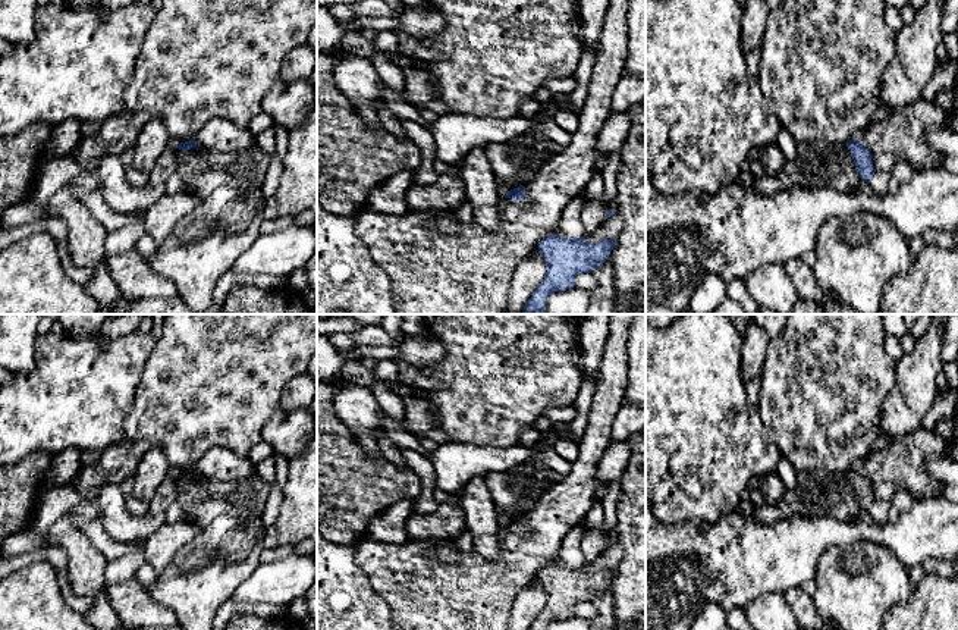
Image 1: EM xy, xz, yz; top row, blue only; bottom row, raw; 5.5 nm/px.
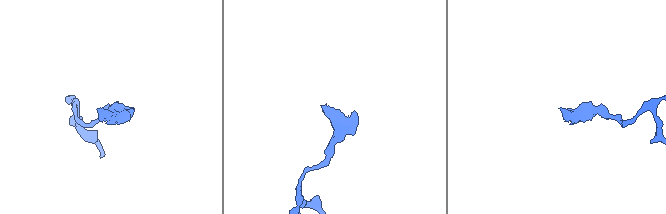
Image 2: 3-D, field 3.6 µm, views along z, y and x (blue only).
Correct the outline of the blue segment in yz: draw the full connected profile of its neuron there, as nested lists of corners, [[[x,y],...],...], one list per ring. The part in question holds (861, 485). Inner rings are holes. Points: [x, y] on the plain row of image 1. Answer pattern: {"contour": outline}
{"contour": [[[849,468],[844,473],[801,471],[794,488],[786,488],[778,504],[763,505],[753,513],[760,523],[773,523],[794,517],[826,517],[836,521],[857,520],[861,511],[869,511],[874,504],[873,483],[861,471]]]}

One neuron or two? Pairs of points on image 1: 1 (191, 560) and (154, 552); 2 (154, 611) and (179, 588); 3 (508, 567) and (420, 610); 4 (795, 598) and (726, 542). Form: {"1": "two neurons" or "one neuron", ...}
{"1": "two neurons", "2": "two neurons", "3": "one neuron", "4": "two neurons"}

